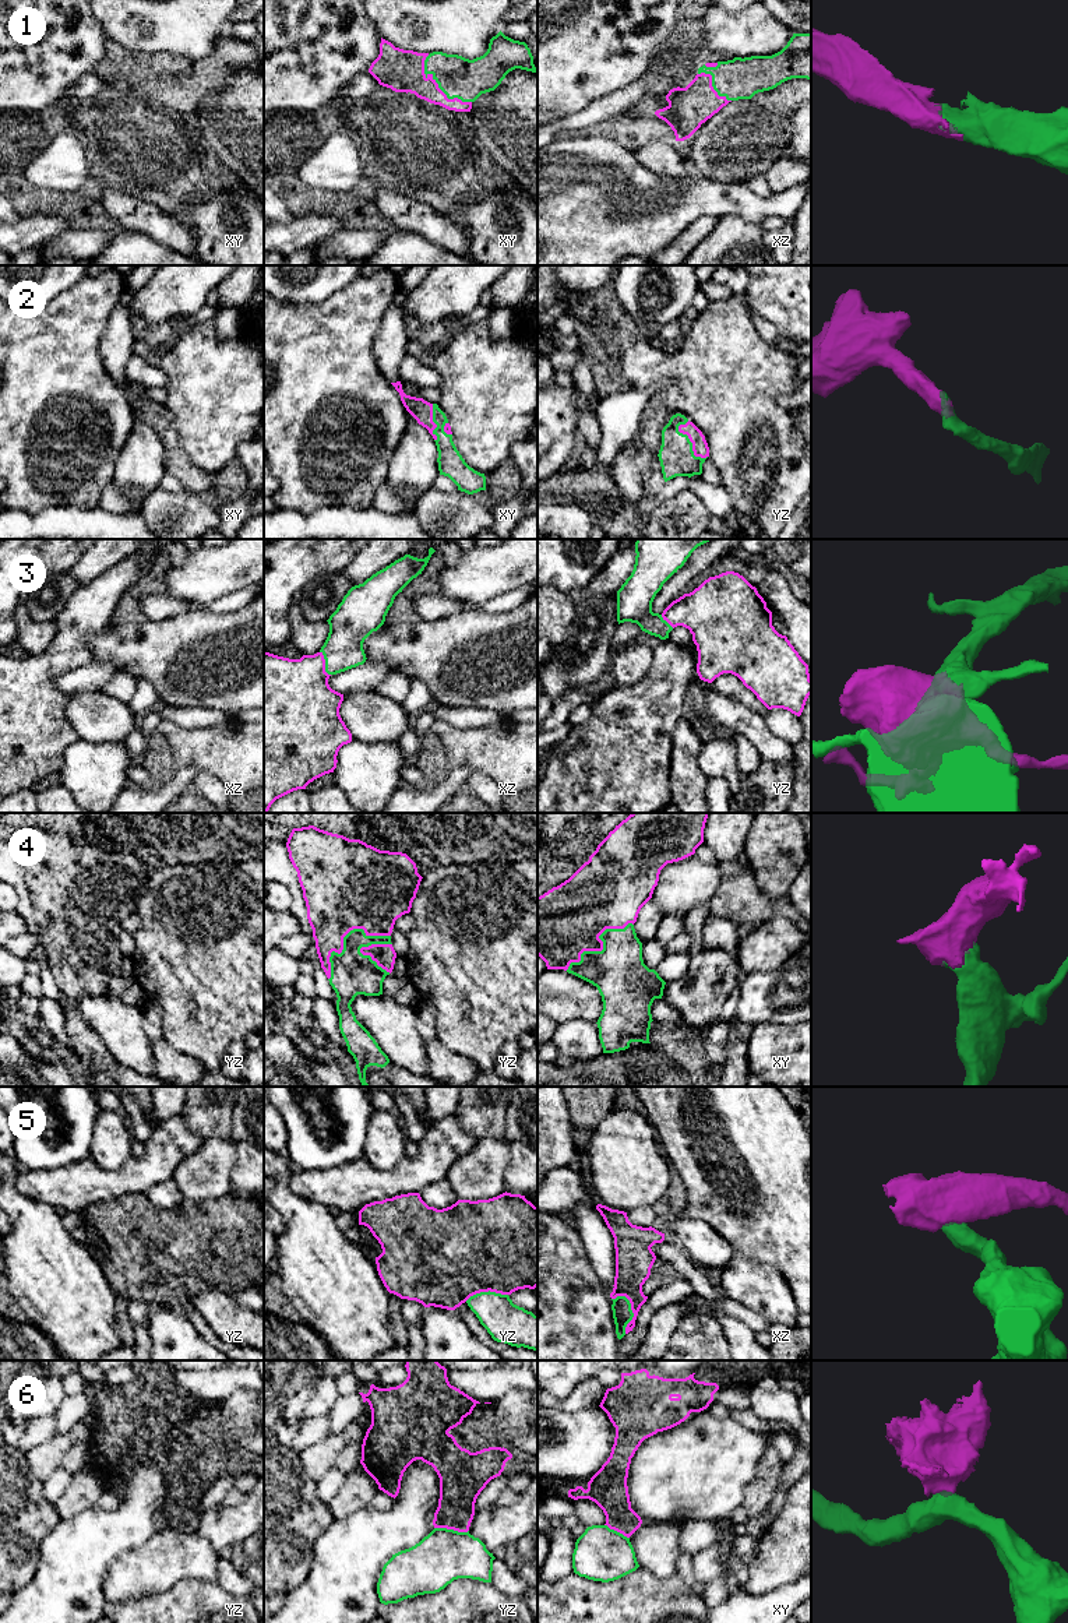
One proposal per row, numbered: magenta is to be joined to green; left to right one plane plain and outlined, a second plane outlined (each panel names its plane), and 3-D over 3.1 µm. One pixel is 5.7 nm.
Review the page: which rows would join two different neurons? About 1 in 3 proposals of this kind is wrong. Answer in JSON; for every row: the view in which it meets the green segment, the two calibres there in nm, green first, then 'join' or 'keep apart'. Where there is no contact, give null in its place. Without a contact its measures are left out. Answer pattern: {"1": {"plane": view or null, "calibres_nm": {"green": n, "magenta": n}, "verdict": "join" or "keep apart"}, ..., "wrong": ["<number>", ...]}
{"1": {"plane": "xy", "calibres_nm": {"green": 240, "magenta": 240}, "verdict": "join"}, "2": {"plane": "yz", "calibres_nm": {"green": 200, "magenta": 90}, "verdict": "join"}, "3": {"plane": "xz", "calibres_nm": {"green": 220, "magenta": 400}, "verdict": "join"}, "4": {"plane": "yz", "calibres_nm": {"green": 240, "magenta": 400}, "verdict": "join"}, "5": {"plane": "xz", "calibres_nm": {"green": 110, "magenta": 200}, "verdict": "keep apart"}, "6": {"plane": "yz", "calibres_nm": {"green": 300, "magenta": 220}, "verdict": "keep apart"}, "wrong": ["5", "6"]}

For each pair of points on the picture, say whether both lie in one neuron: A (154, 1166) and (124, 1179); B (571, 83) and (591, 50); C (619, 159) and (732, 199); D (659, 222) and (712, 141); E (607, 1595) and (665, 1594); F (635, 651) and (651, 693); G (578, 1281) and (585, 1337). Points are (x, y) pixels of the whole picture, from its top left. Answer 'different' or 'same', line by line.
A: same
B: same
C: same
D: different
E: same
F: different
G: same

